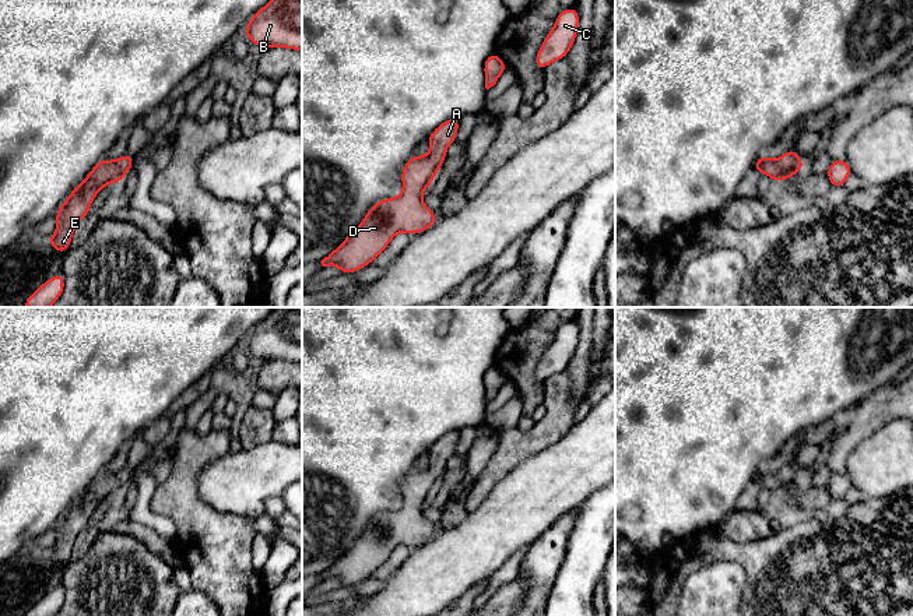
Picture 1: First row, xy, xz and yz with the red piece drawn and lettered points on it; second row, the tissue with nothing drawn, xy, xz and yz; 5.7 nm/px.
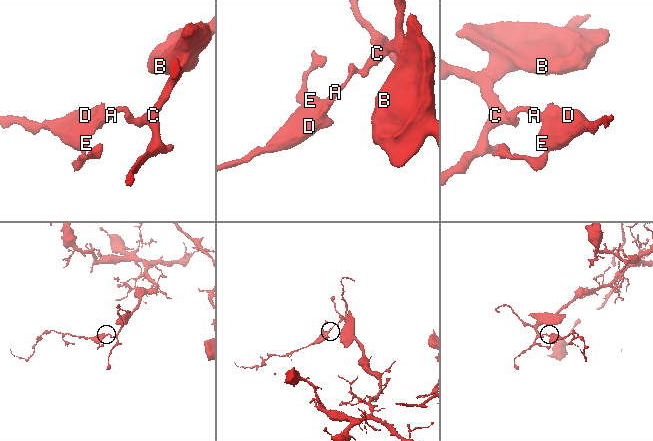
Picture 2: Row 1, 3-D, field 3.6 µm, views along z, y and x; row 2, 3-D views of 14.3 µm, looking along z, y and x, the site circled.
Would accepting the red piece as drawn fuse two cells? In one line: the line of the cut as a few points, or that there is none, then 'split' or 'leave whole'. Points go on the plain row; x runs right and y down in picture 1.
no cut; leave whole

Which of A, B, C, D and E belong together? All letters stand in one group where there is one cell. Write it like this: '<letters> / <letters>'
A B C D E

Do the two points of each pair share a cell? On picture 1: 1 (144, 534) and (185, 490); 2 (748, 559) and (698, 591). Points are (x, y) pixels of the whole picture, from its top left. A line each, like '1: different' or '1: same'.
1: different
2: different

